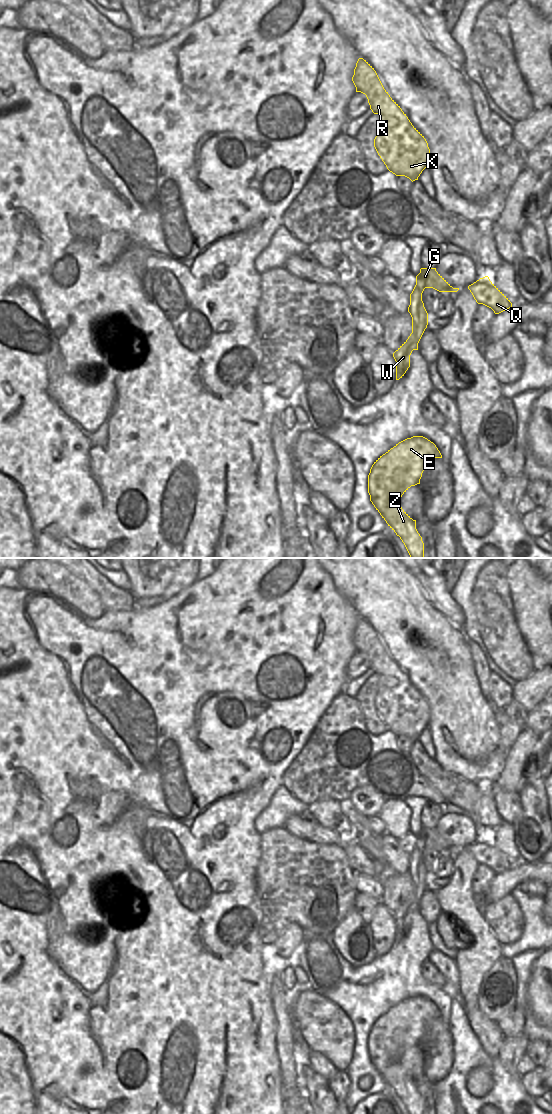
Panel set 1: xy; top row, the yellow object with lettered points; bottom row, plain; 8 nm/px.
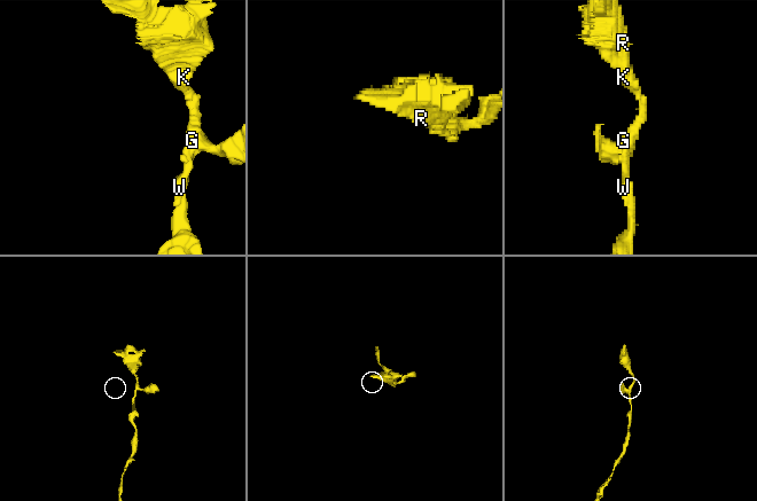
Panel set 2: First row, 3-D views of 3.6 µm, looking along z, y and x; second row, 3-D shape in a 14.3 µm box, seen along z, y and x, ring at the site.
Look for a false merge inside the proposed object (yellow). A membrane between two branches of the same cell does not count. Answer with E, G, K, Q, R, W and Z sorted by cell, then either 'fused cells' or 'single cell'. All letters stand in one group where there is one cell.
E G K Q R W Z | single cell

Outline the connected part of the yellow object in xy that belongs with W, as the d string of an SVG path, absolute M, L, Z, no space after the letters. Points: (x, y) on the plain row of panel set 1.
M421 828L416 836L416 845L410 854L408 872L412 877L412 893L408 899L393 913L396 921L396 940L404 936L410 927L410 915L418 910L418 903L428 885L428 873L422 861L425 848L433 848L439 852L457 852L437 831L436 828Z

